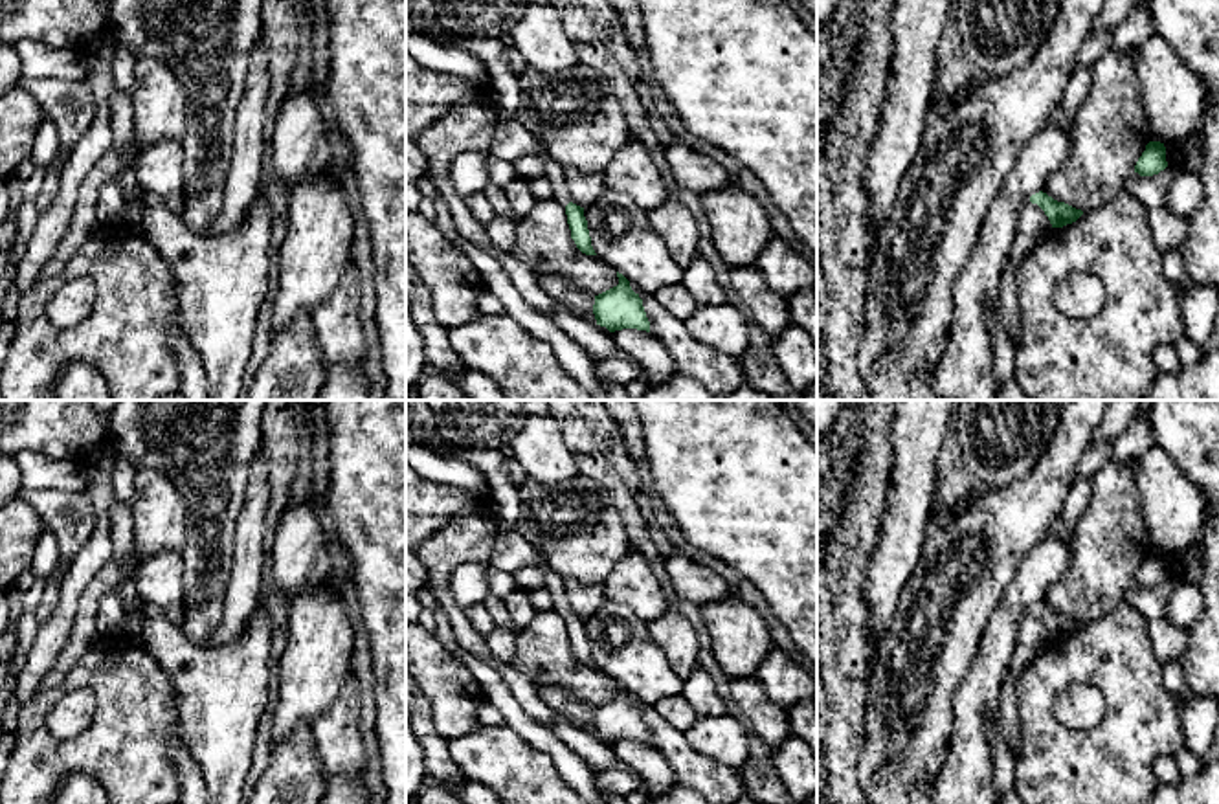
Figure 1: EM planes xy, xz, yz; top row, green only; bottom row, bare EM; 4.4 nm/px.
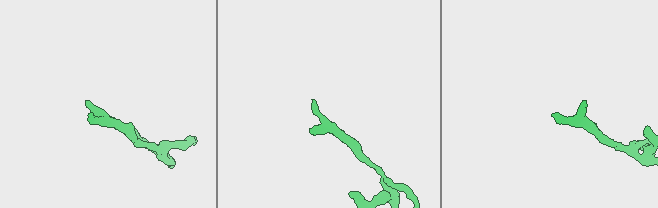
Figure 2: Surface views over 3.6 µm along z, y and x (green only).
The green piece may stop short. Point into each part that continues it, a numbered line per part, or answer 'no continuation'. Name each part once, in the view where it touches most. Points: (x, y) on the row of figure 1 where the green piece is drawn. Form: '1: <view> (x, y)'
1: xz (553, 169)

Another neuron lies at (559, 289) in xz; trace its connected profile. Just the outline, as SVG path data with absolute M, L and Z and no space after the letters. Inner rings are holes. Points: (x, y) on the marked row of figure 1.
M534 272L538 286L553 299L553 303L565 307L575 318L597 325L593 305L595 296L571 285L558 274Z

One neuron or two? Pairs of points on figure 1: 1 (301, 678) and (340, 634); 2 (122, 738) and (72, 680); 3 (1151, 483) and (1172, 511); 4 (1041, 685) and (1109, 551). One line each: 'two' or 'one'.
1: one
2: one
3: one
4: two

